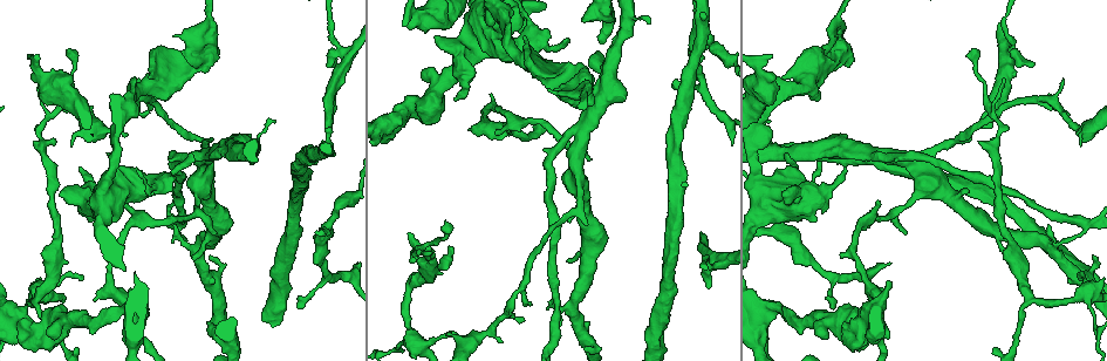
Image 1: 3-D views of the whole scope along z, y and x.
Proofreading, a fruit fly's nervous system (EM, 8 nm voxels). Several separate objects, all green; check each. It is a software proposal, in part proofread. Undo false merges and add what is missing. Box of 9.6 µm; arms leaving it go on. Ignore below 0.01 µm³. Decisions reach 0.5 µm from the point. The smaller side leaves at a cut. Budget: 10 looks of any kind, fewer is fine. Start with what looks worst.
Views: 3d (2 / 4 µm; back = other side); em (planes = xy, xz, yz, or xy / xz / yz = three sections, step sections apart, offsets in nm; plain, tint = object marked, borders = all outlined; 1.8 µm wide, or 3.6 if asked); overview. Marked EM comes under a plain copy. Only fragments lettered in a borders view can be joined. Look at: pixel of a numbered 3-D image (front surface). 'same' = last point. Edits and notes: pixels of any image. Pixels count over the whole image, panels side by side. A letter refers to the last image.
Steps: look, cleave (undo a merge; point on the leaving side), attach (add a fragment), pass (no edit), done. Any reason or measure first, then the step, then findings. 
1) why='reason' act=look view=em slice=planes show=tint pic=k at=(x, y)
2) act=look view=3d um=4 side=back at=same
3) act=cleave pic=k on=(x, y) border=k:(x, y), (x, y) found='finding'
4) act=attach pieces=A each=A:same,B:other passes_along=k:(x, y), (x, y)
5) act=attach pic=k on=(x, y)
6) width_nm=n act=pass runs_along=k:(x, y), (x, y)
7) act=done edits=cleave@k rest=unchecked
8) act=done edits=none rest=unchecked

why='calibre changes' act=look view=em slice=xz step=16 show=tint pic=1 at=(552, 338)

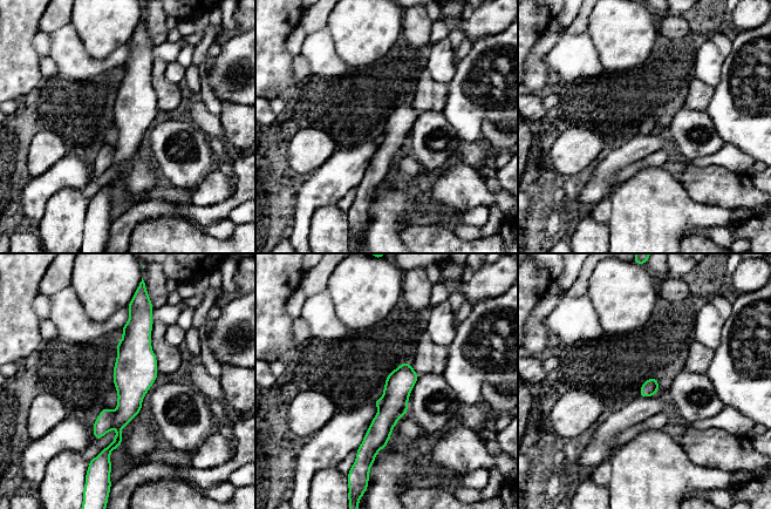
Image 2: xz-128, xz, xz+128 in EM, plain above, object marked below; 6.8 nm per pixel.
why='another direction' act=look view=em slice=planes show=borders at=same

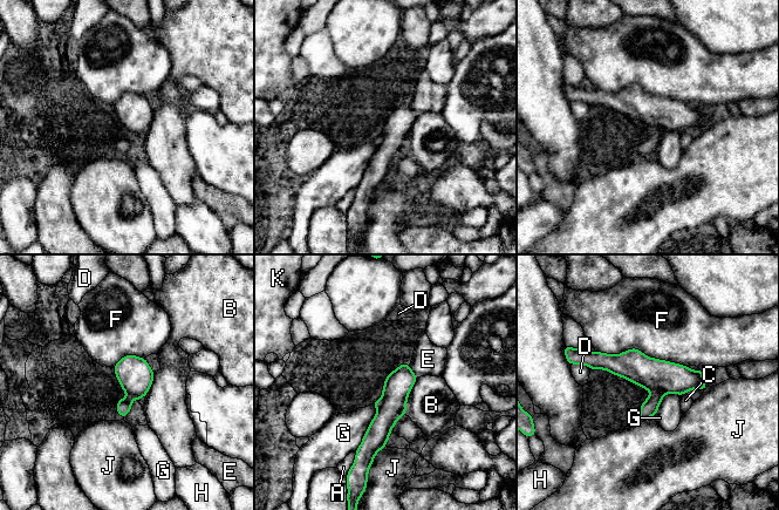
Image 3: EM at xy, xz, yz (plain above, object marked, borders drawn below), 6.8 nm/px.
width_nm=200 act=cleave pic=3 on=(653, 374) each=A:other,B:other,C:other,D:other,E:other,F:other,G:other,H:other,J:other,K:other border=3:(665, 392), (657, 390), (651, 393) found='a second cell is stuck on'

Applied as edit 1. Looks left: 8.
why='redraw' act=look view=overview

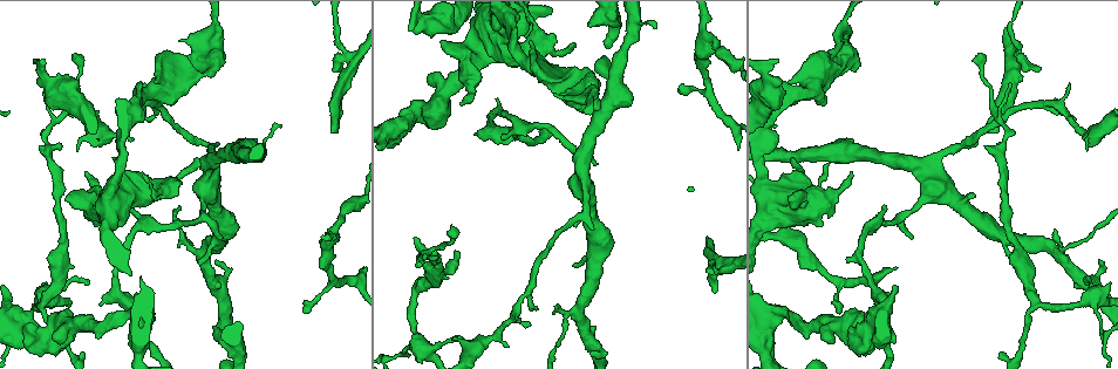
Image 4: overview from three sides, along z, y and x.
why='branch stops here' act=look view=em slice=xz step=4 show=tint pic=4 at=(332, 132)

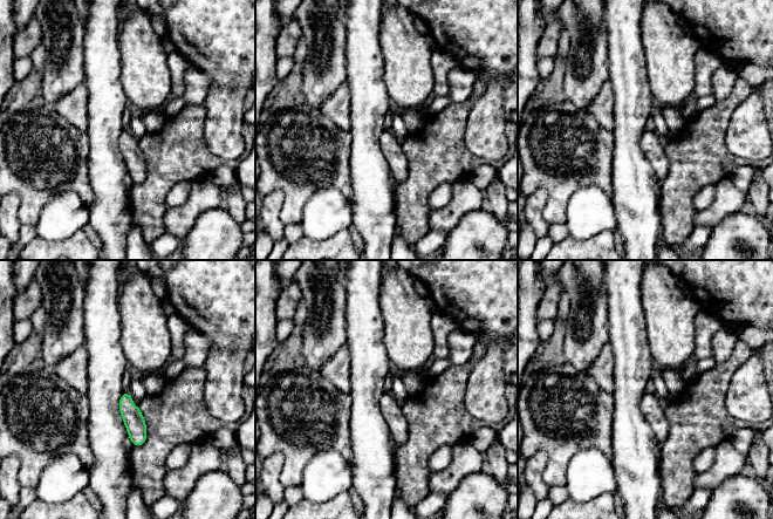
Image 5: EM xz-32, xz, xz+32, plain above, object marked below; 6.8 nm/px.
why='another direction' act=look view=em slice=planes show=borders at=same

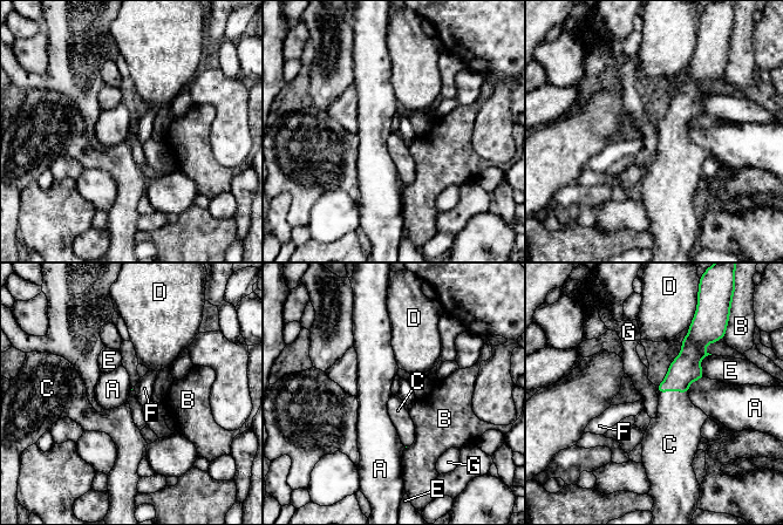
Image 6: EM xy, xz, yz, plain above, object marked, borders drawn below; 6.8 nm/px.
act=attach pieces=C each=A:other,B:other,C:same,D:other,E:other,F:other,G:other passes_along=6:(686, 368), (672, 390), (678, 424) found='the cell continues'

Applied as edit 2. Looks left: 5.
act=look view=em slice=planes show=tint pic=4 at=(413, 321)

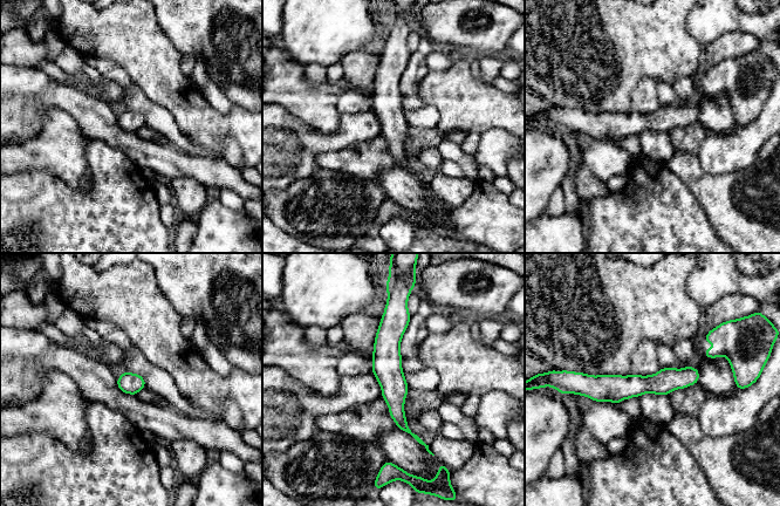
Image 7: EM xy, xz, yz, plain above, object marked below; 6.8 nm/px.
why='see the neighbours' act=look view=em slice=planes show=borders at=same

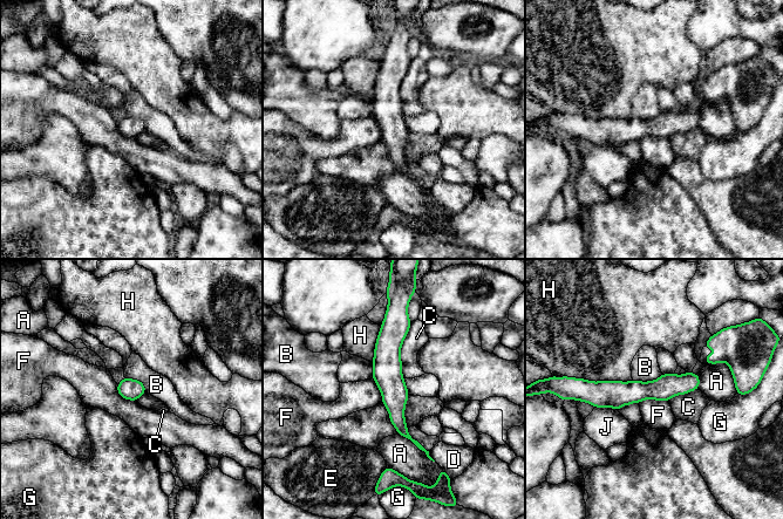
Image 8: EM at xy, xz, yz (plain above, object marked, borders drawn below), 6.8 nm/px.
longest_contact=C:400nm act=pass each=A:other,B:other,C:other,D:other,E:other,F:other,G:other,H:other,J:other found='all the same cell'

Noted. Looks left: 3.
why='sudden change in width' act=look view=3d um=4 pic=4 at=(591, 92)

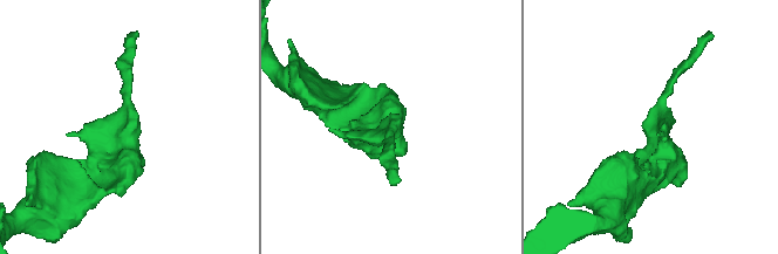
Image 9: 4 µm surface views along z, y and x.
act=look view=em slice=planes show=borders pic=9 at=(659, 129)

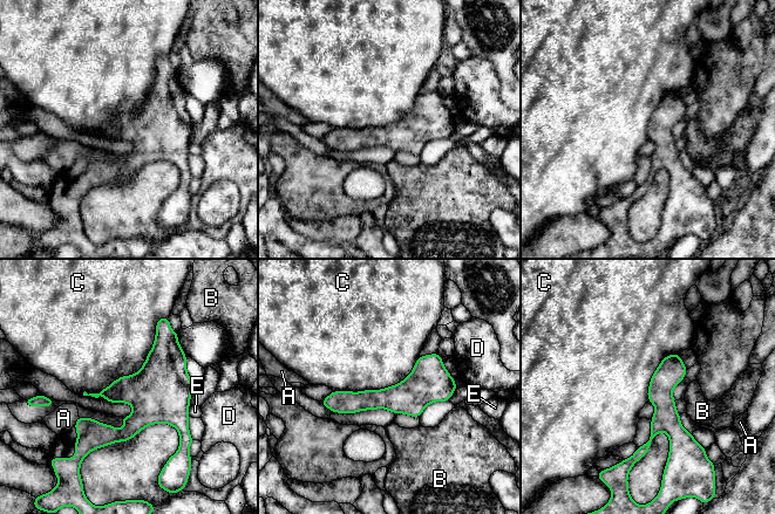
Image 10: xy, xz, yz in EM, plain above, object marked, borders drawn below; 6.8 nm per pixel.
longest_contact=C:750nm act=pass each=A:other,B:other,C:other,D:other,E:other runs_along=10:(453, 385), (326, 403) found='one cell here'

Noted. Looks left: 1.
act=done edits=cleave@3,attach@6 rest=unchecked

